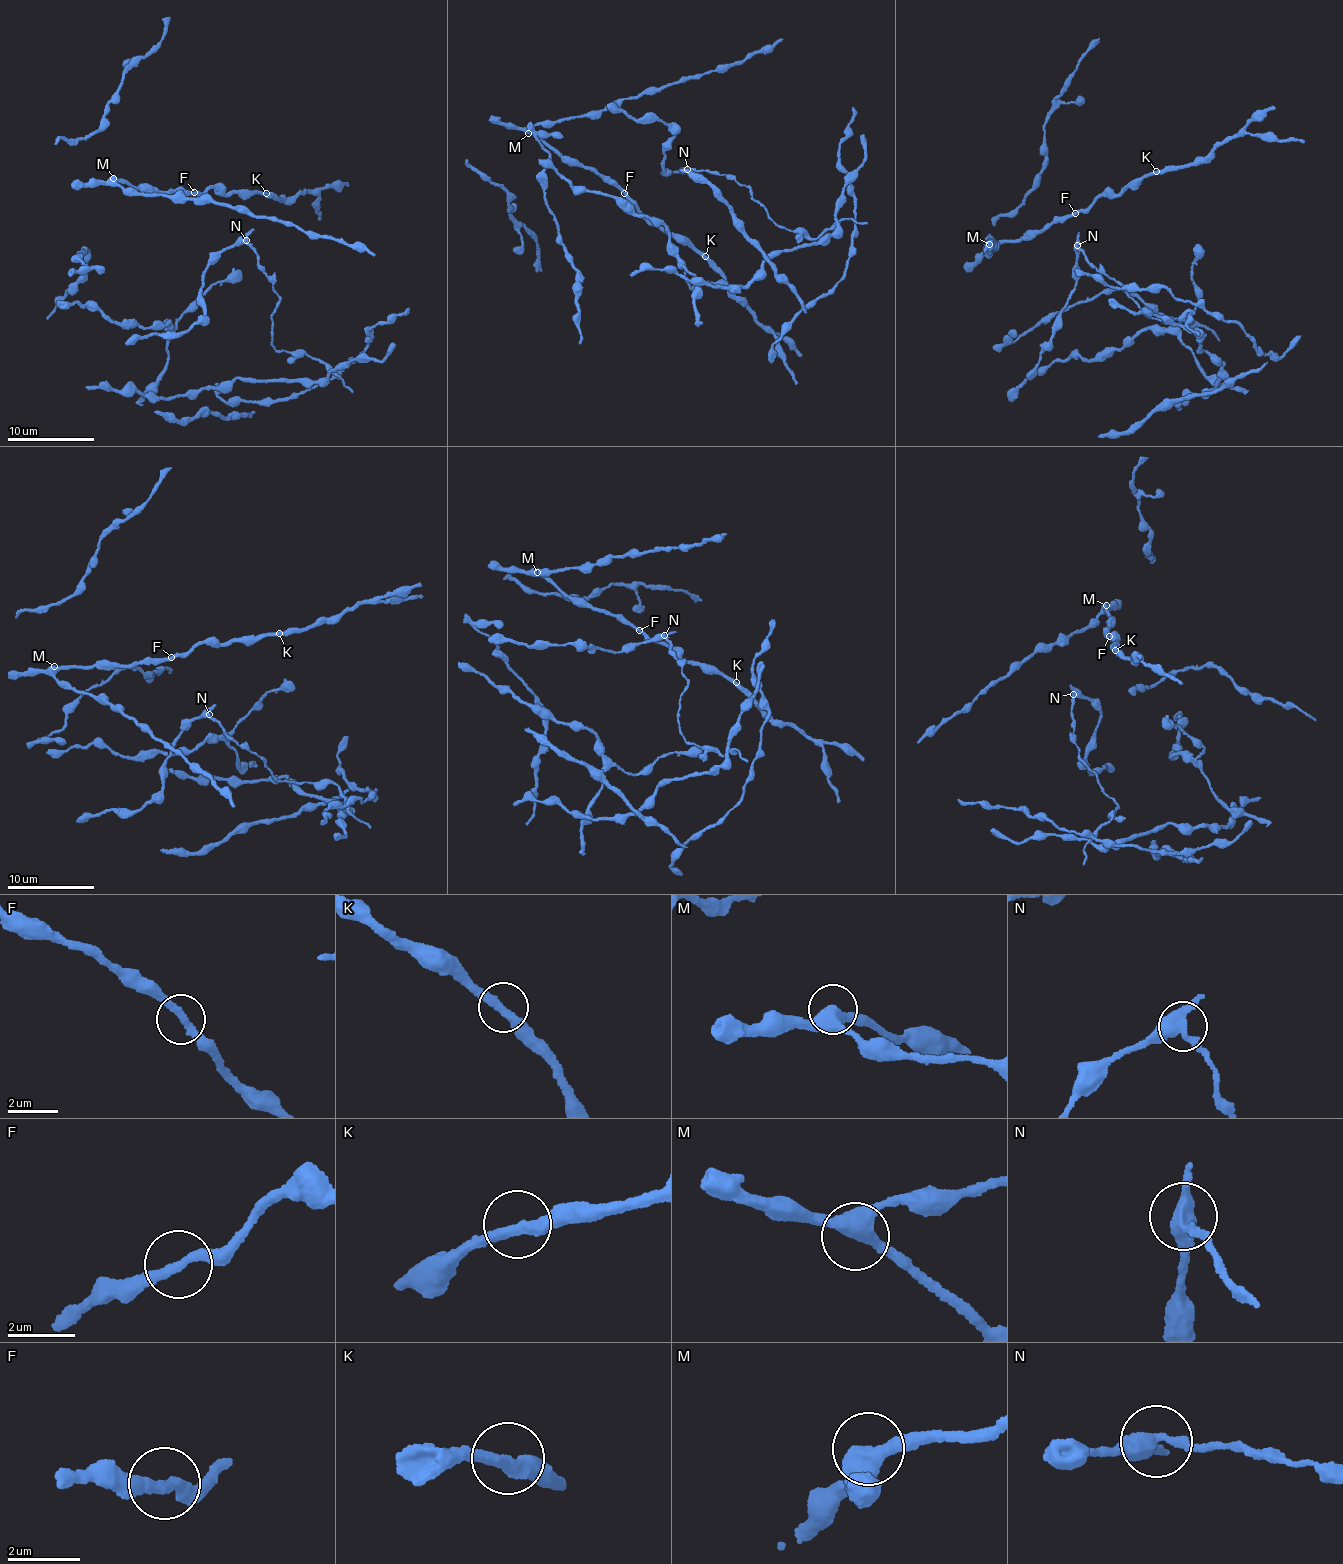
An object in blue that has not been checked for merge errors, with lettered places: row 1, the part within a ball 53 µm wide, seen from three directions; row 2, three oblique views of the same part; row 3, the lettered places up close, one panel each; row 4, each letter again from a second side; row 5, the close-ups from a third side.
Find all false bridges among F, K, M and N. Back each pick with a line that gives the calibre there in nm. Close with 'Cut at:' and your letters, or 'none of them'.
N: calibre 400 nm
Cut at: N

